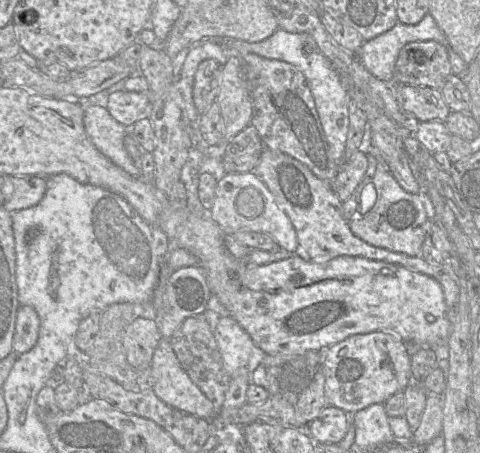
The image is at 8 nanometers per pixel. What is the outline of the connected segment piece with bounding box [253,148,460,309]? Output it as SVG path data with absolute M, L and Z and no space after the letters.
M265 148L263 150L262 155L260 157L260 160L259 160L258 164L256 165L255 169L253 170L253 172L264 182L266 187L270 190L270 192L275 197L275 200L278 203L278 205L286 213L286 215L290 219L291 223L293 224L293 227L295 228L295 231L296 231L296 234L297 234L299 249L302 252L302 253L300 252L298 255L300 255L302 258L312 260L312 261L327 261L327 260L331 260L331 259L339 257L339 256L359 256L359 257L363 257L363 258L370 259L370 260L384 261L384 262L391 263L391 264L401 265L401 266L404 266L405 268L407 268L409 270L412 270L414 272L419 272L419 273L422 273L422 274L426 274L426 275L436 279L442 286L443 294L444 294L444 300L445 300L445 303L446 303L447 307L449 309L451 309L454 306L454 304L455 304L455 302L456 302L456 300L458 298L459 292L460 292L460 286L459 286L459 279L452 272L452 270L450 268L445 268L445 267L443 267L441 265L436 265L436 264L433 264L433 263L429 263L424 258L422 258L421 256L412 257L412 256L408 256L408 255L403 254L403 253L397 253L397 252L390 251L390 250L387 250L387 249L384 249L384 248L372 246L372 245L366 243L365 241L361 240L360 238L356 237L350 230L349 220L347 220L343 215L343 208L342 208L342 203L343 202L335 194L334 190L331 187L331 182L326 182L326 181L323 181L323 180L317 178L300 161L294 159L293 157L291 157L291 156L289 156L287 154L278 152L278 151L274 151L274 150L271 150L271 149L268 149L268 148Z

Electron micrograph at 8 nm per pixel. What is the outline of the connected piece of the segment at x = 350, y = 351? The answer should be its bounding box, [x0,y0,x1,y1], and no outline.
[321,331,413,413]

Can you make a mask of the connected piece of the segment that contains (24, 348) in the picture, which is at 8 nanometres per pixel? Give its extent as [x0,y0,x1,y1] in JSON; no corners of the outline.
[13,305,40,355]

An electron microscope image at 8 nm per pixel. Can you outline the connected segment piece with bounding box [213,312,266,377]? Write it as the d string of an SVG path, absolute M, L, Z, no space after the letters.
M224 312L213 333L230 377L240 368L252 374L262 364L266 353L230 314Z

